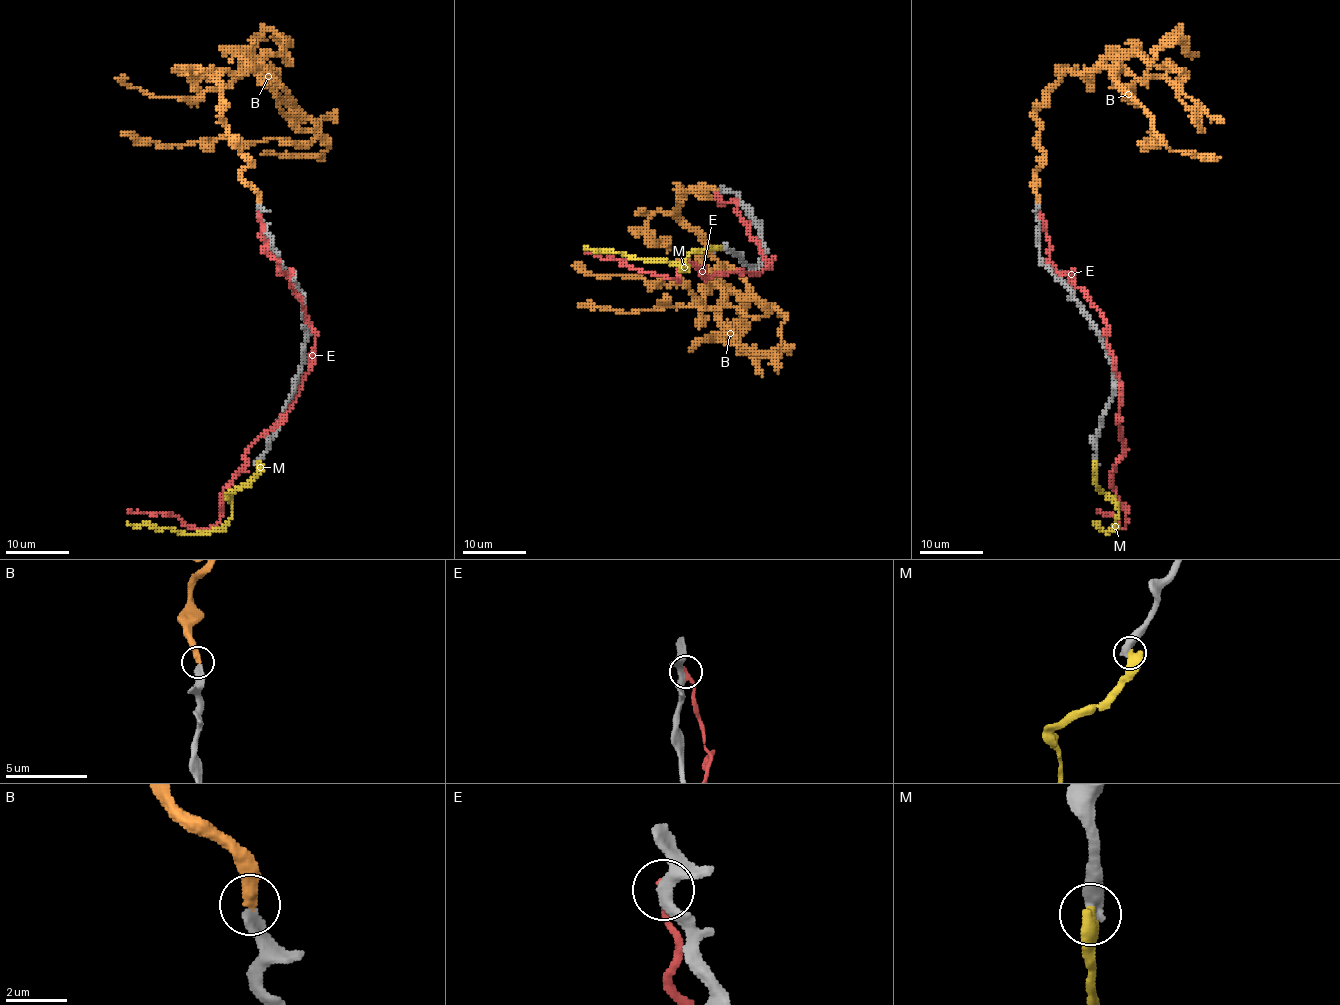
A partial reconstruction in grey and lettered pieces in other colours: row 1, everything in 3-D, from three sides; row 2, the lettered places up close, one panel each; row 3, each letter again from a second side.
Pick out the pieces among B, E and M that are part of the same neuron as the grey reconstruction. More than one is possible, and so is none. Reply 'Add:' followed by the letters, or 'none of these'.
Add: B

